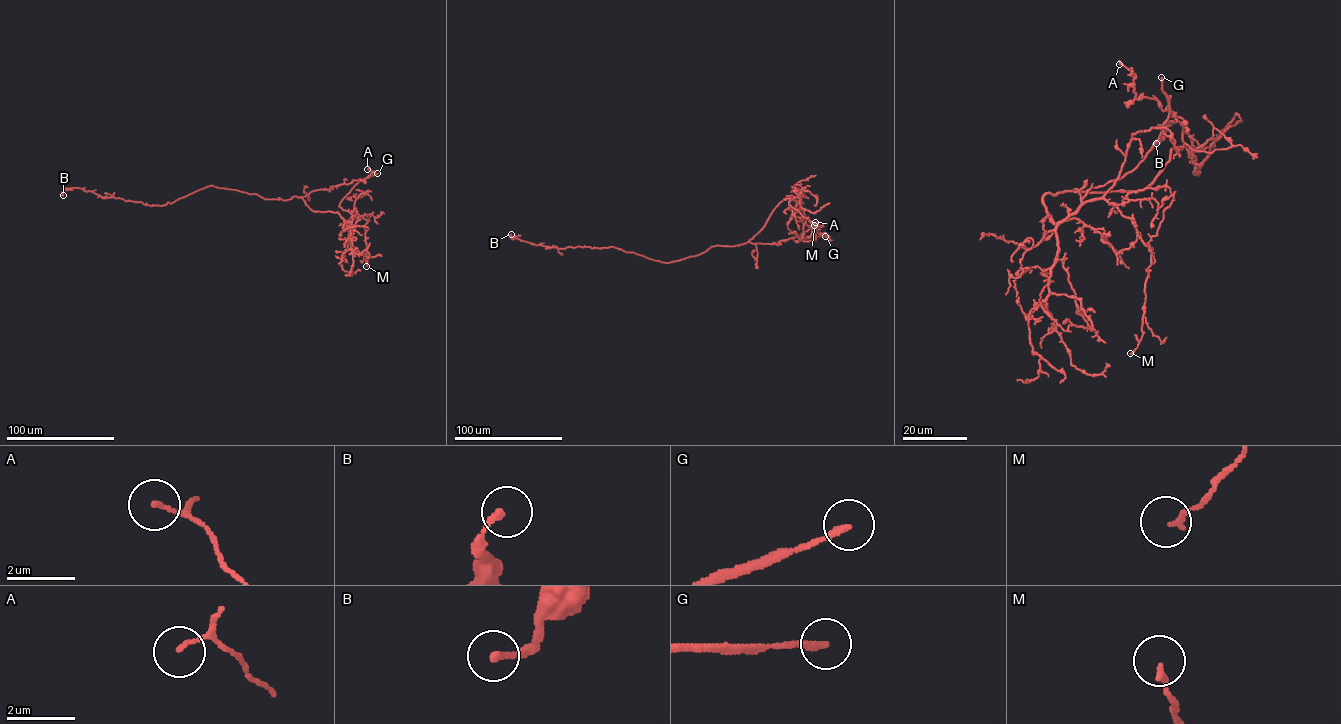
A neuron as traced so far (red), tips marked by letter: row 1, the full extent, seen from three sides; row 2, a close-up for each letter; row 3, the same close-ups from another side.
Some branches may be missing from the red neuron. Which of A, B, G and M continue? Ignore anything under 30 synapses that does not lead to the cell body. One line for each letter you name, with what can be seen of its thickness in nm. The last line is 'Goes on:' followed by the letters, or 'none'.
G: 190 nm thick
Goes on: G

